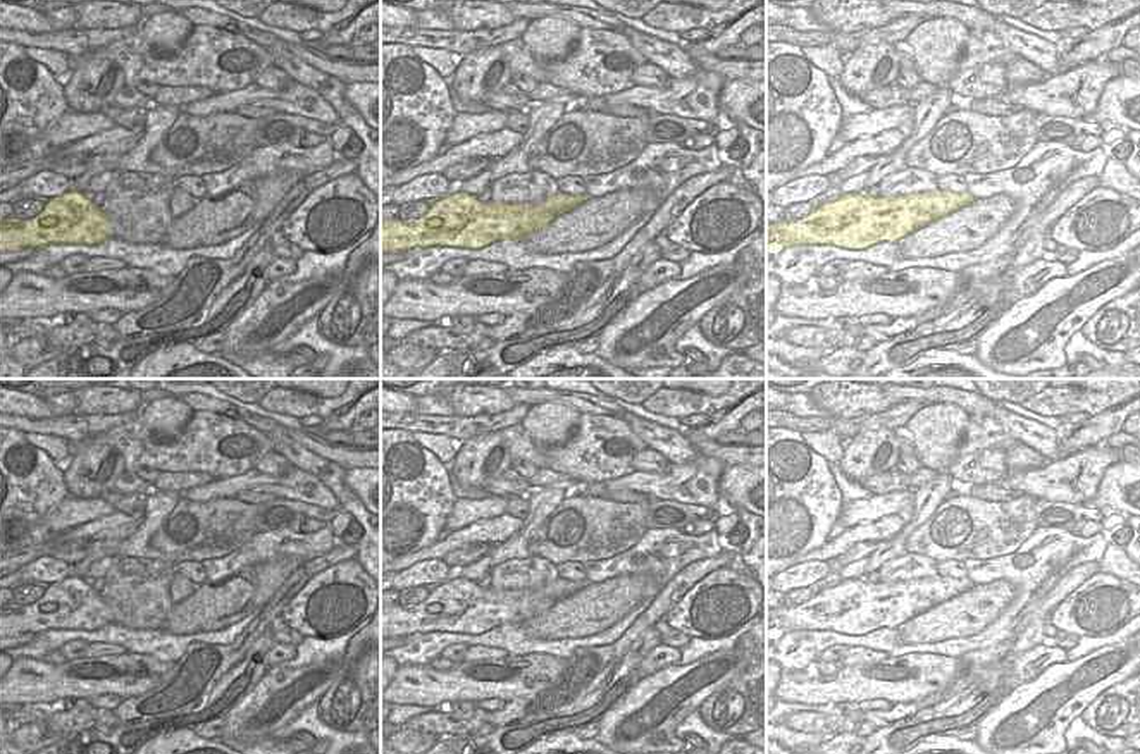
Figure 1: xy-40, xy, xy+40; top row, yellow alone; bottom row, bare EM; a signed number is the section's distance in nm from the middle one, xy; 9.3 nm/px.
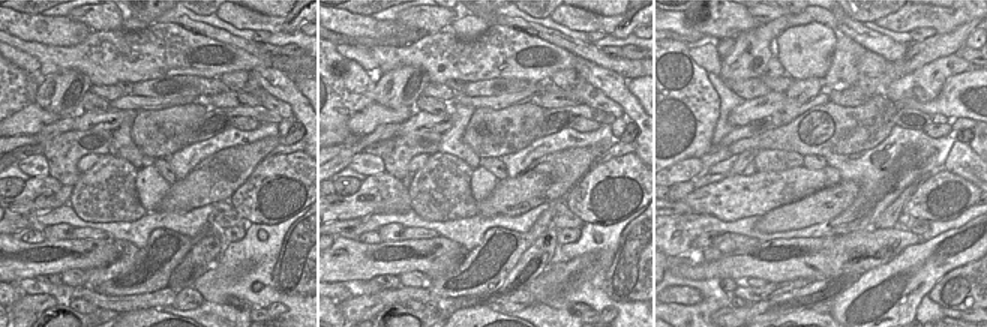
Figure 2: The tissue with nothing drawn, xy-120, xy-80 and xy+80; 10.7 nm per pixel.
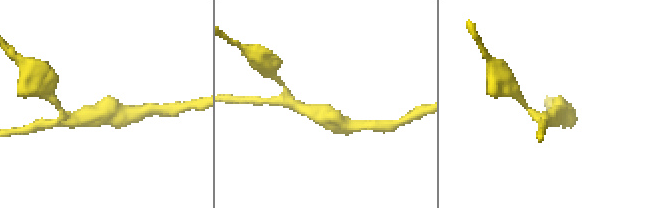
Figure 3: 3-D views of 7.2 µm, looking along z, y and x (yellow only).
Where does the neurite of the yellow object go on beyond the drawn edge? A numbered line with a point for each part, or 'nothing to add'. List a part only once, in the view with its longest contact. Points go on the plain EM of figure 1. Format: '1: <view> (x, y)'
nothing to add

